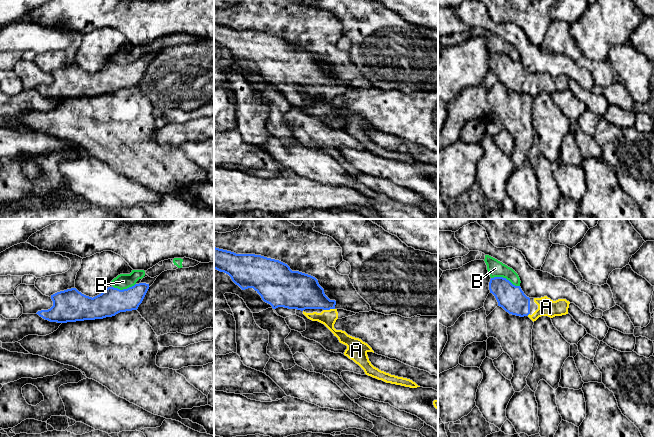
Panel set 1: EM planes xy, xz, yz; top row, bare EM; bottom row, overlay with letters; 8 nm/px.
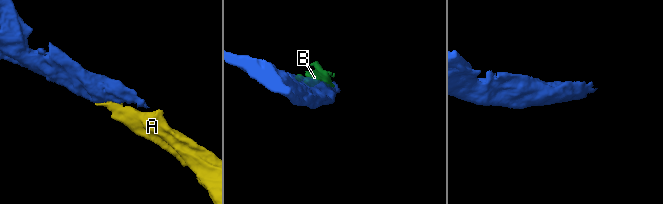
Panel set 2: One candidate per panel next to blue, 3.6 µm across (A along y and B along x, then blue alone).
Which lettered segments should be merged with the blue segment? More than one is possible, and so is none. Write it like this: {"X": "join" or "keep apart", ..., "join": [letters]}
{"A": "join", "B": "keep apart", "join": ["A"]}

